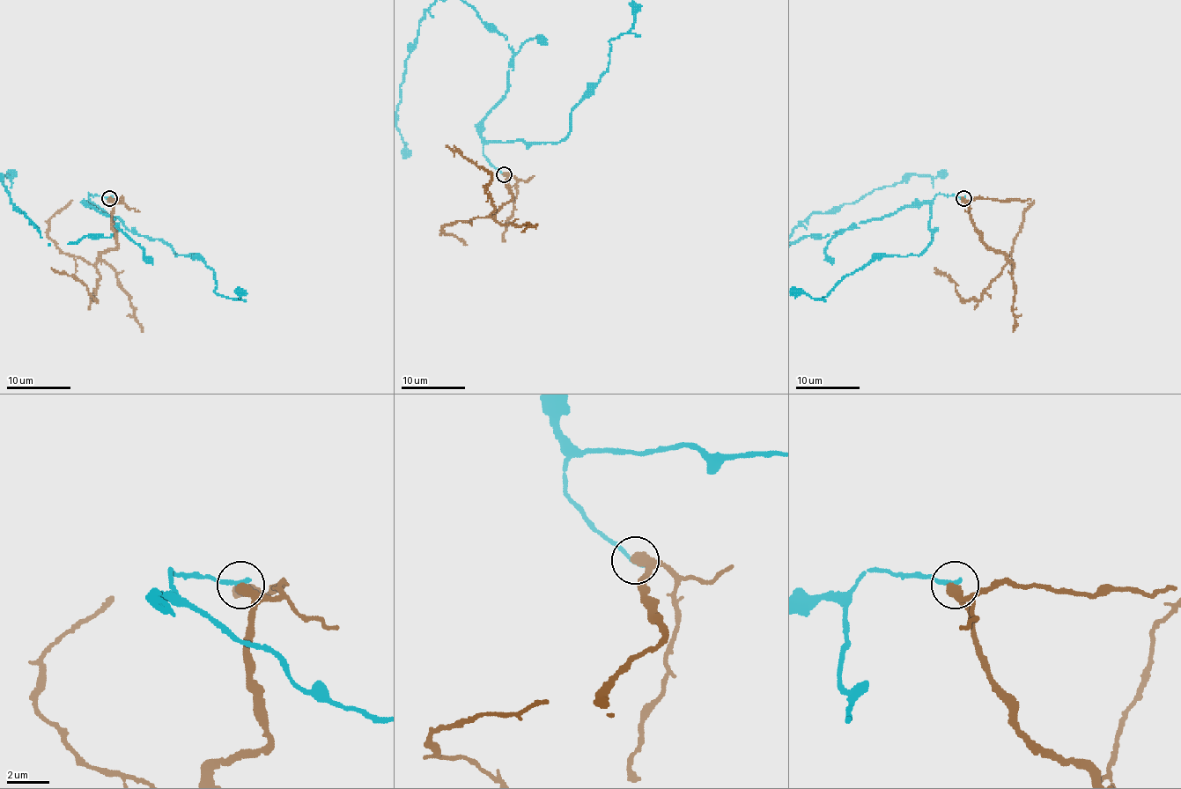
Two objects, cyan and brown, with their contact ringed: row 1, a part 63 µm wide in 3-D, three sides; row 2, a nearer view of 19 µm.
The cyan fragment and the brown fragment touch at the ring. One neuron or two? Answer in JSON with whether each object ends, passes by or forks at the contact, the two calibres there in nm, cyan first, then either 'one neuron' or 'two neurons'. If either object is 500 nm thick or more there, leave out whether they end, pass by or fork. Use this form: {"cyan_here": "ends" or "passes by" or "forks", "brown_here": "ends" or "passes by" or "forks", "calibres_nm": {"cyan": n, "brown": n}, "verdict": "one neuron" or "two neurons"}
{"cyan_here": "ends", "brown_here": "passes by", "calibres_nm": {"cyan": 200, "brown": 360}, "verdict": "two neurons"}

